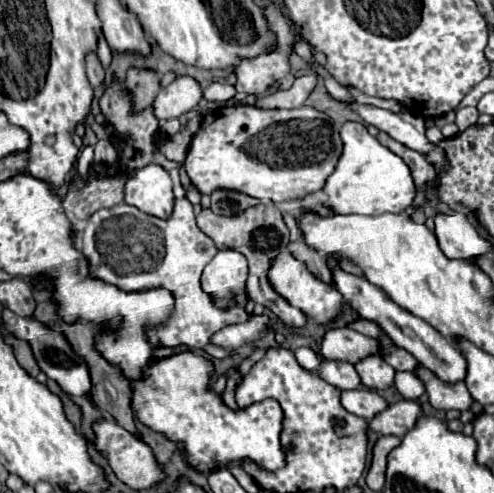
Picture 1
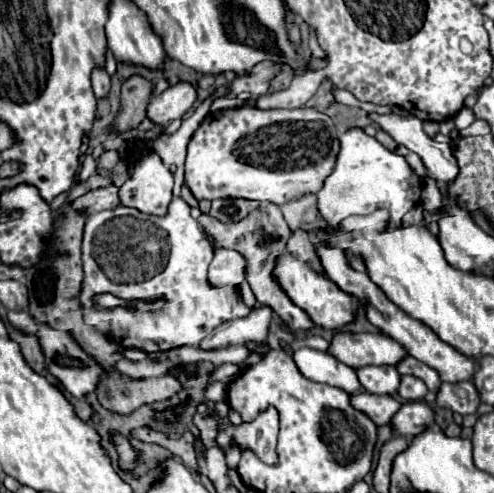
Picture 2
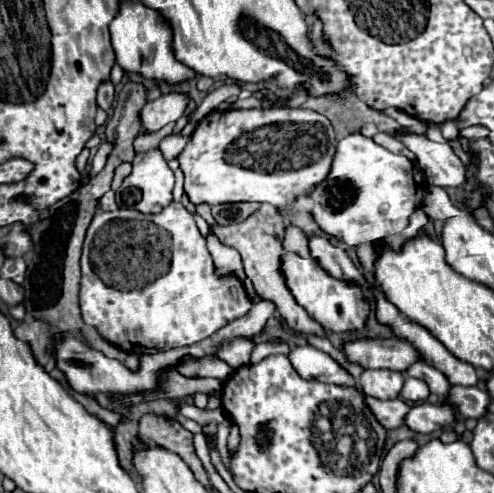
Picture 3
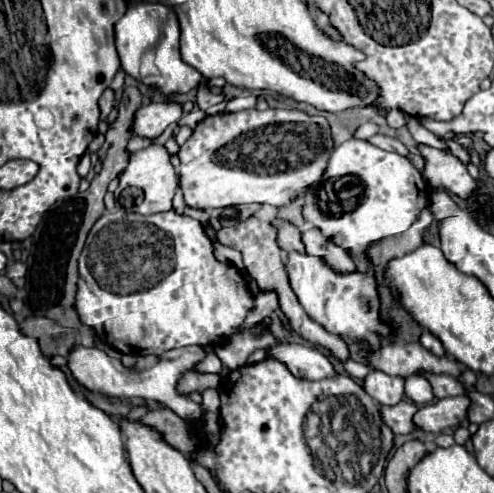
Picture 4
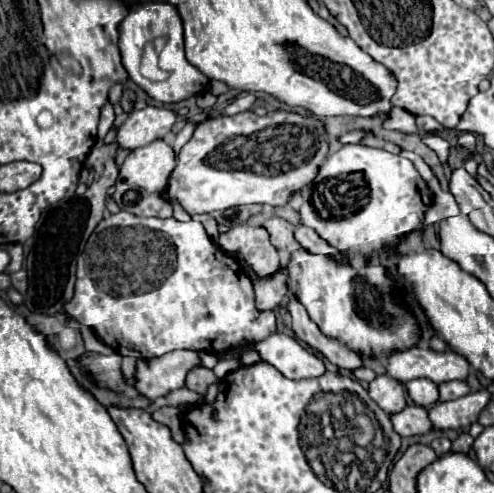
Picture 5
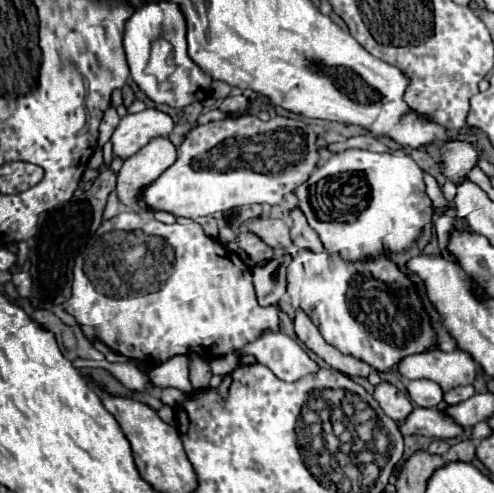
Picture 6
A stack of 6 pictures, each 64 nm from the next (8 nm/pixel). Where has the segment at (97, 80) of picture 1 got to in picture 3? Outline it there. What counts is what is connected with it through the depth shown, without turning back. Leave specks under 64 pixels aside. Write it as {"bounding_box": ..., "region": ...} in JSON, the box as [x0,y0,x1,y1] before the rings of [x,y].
{"bounding_box":[96,80,114,110],"region":[[[106,80],[106,82],[102,82],[102,84],[98,86],[98,96],[96,96],[96,100],[98,100],[98,106],[100,106],[102,110],[108,110],[108,108],[110,108],[110,104],[112,104],[112,100],[114,100],[114,86],[112,86],[110,80]]]}

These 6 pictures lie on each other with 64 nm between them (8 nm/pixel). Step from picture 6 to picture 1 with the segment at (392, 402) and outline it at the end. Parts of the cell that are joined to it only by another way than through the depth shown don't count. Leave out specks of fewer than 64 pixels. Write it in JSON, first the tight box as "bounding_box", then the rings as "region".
{"bounding_box":[354,354,394,390],"region":[[[374,354],[366,356],[360,362],[356,362],[354,368],[360,374],[362,384],[368,388],[384,390],[394,384],[394,368],[386,364],[380,356],[374,356]]]}

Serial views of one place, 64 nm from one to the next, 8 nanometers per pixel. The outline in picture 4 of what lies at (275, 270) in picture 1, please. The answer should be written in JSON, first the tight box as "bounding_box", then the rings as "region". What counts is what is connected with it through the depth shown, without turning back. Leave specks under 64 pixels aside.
{"bounding_box":[286,252,390,340],"region":[[[298,252],[288,254],[286,270],[290,276],[290,286],[298,302],[306,310],[306,314],[314,322],[322,324],[328,332],[338,334],[342,338],[350,338],[350,340],[354,338],[362,340],[366,338],[368,332],[376,332],[376,334],[390,332],[390,326],[382,324],[378,318],[380,302],[376,294],[374,276],[370,272],[368,274],[354,272],[348,276],[340,276],[338,272],[332,272],[332,268],[324,264],[324,260],[316,256],[308,256],[308,254],[298,254]]]}

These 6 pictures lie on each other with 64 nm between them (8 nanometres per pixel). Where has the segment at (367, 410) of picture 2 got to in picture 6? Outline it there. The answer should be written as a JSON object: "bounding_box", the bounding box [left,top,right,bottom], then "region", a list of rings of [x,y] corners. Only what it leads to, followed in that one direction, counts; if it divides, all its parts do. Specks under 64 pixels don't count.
{"bounding_box":[398,406,464,440],"region":[[[416,406],[398,428],[402,436],[420,434],[420,436],[442,438],[442,440],[460,436],[464,432],[458,424],[452,424],[448,416],[438,412],[438,408],[420,408],[420,406]]]}

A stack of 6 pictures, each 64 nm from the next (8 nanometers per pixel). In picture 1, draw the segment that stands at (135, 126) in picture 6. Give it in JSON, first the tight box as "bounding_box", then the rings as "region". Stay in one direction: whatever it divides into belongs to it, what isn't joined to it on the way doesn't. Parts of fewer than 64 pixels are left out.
{"bounding_box":[154,76,202,120],"region":[[[178,76],[170,86],[162,88],[154,100],[154,112],[160,120],[178,118],[194,110],[202,100],[202,88],[192,76]]]}

